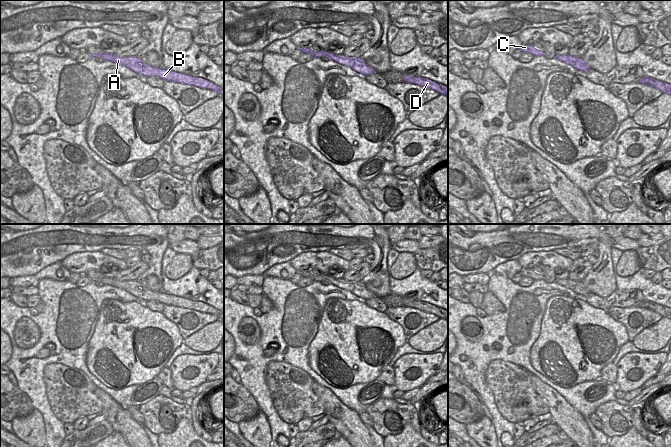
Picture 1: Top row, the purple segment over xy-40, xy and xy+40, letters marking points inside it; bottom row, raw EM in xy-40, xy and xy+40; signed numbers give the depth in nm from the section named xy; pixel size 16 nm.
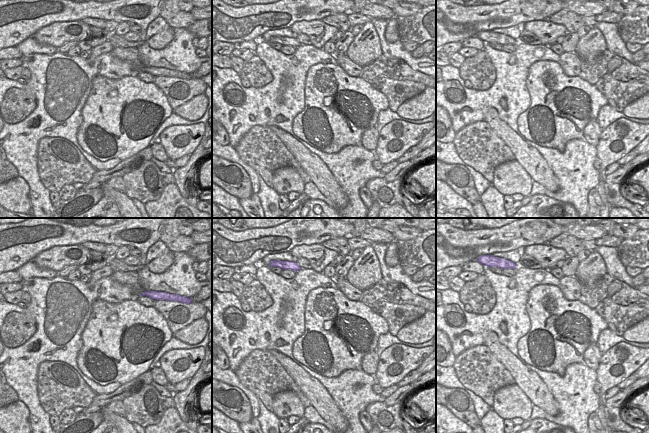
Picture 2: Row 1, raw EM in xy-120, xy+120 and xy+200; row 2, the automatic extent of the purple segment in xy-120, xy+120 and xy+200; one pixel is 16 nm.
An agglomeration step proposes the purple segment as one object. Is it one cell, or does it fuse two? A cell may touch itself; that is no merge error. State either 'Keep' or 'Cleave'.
Keep

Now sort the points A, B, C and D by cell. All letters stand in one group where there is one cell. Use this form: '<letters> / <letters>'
A B C D

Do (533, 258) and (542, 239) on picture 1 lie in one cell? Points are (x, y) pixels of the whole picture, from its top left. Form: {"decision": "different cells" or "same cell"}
{"decision": "different cells"}

